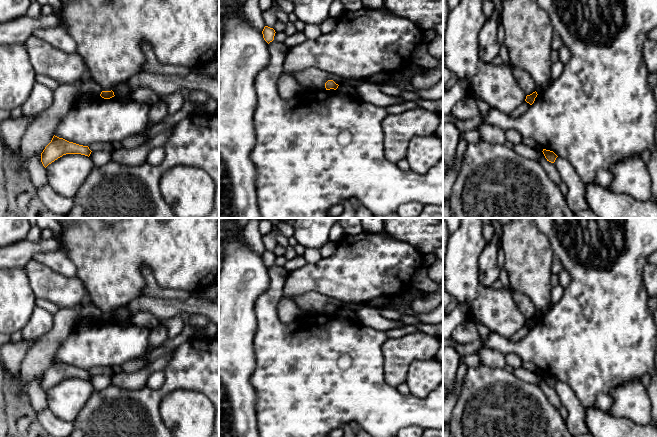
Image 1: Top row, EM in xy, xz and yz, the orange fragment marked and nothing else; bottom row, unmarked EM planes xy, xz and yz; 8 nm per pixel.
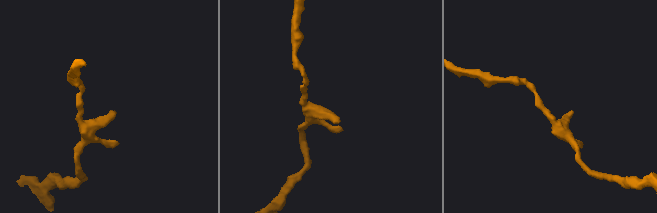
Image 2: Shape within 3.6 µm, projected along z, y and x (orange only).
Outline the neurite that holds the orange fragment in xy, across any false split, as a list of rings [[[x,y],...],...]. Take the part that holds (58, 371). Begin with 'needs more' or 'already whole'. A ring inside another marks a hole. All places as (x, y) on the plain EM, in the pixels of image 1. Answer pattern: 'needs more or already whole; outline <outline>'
already whole; outline [[[53,360],[51,366],[41,377],[41,386],[46,392],[49,388],[66,378],[81,378],[90,380],[91,374],[88,370],[79,369],[69,366],[63,362]]]

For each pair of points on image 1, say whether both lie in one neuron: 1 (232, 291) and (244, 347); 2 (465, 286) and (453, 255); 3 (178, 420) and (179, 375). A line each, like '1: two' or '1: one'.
1: one
2: one
3: two

